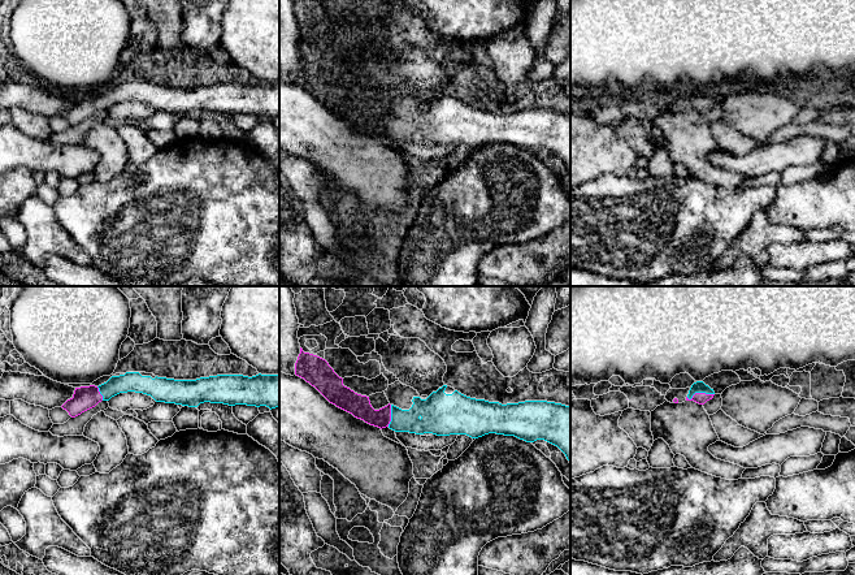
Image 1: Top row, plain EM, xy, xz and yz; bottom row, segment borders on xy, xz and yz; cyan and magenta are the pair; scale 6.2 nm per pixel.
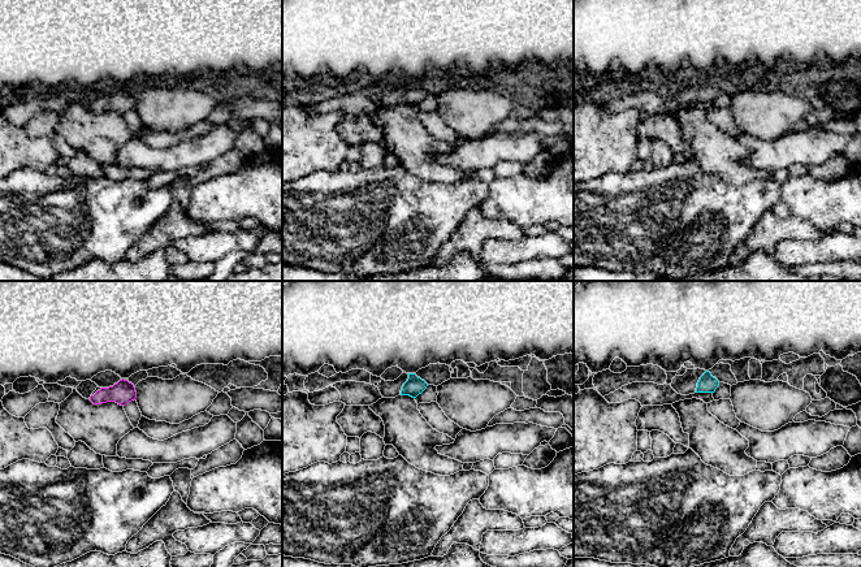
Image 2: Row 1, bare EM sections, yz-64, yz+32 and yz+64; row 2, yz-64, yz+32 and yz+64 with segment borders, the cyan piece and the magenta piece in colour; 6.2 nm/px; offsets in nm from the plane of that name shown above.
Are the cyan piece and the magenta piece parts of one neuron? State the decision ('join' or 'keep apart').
join

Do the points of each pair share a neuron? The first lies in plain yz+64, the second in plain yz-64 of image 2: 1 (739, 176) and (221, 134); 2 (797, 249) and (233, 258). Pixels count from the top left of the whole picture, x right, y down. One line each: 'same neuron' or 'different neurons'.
1: different neurons
2: different neurons

